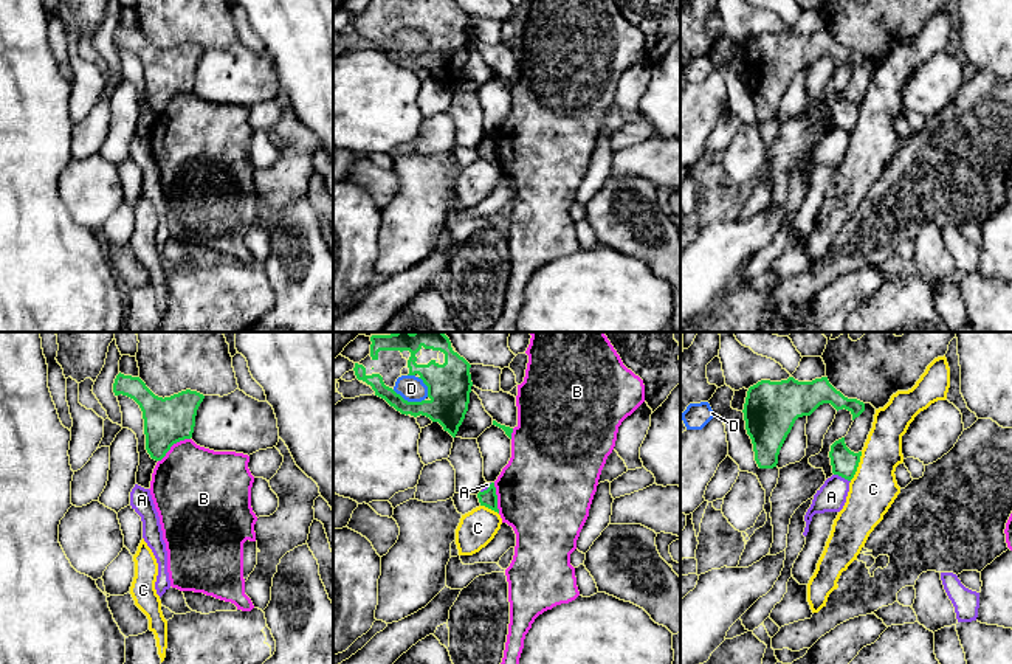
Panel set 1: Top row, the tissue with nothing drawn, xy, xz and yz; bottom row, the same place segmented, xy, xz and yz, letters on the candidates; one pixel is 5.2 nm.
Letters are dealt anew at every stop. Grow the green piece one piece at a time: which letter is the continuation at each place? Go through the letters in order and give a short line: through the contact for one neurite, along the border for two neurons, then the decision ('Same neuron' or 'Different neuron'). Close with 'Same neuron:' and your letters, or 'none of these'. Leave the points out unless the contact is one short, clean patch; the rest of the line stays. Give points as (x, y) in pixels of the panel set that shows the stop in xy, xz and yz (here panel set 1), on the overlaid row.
A: Line: yz (834, 473), (850, 481). Different neuron
B: Different neuron
C: Line: yz (862, 452), (857, 470), (850, 480). Different neuron
D: Different neuron
Same neuron: none of these

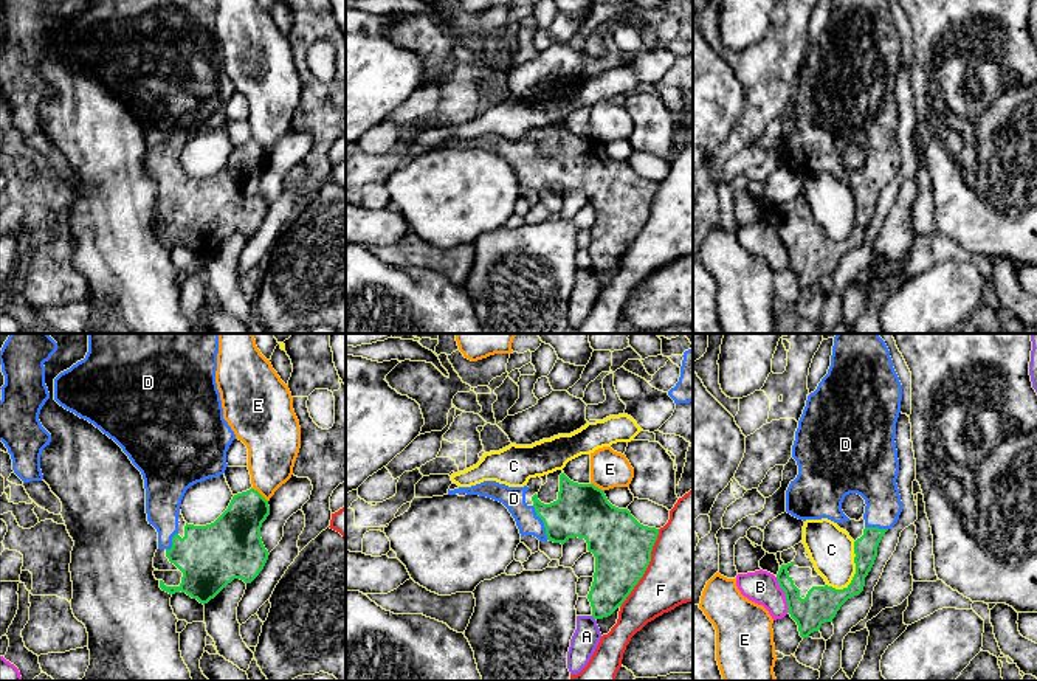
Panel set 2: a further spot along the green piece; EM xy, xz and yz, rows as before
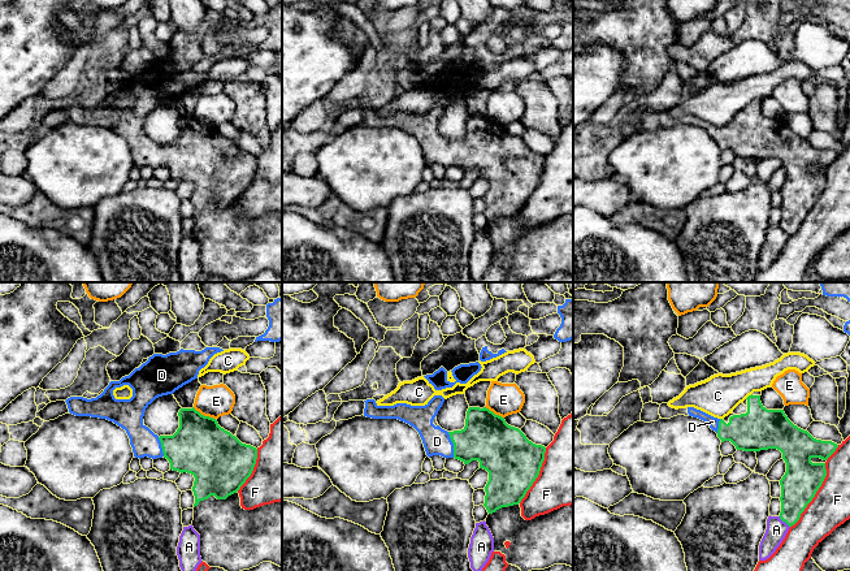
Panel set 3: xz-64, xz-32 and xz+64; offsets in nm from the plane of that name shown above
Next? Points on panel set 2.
A: Different neuron
B: Line: yz (775, 577), (783, 591), (788, 611). Different neuron
C: Different neuron
D: Line: xz (583, 511), (558, 521), (543, 521), (534, 520), (513, 498). Same neuron
E: Different neuron
F: Different neuron
Same neuron: D

